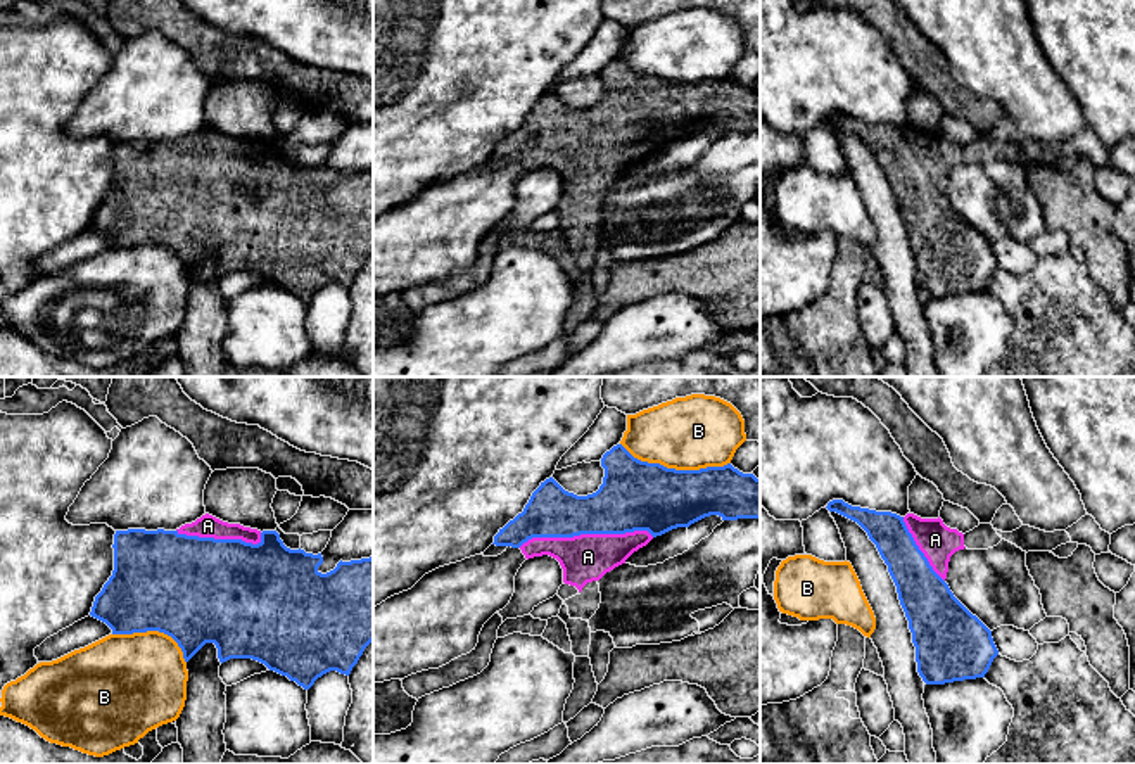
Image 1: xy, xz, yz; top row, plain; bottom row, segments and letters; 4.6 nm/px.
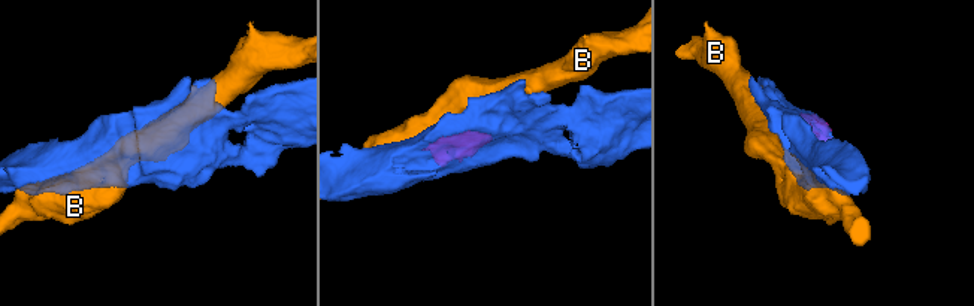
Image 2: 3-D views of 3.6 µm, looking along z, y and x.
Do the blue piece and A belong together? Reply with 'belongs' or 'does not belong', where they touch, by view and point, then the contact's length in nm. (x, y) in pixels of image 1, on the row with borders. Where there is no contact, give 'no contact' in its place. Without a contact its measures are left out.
belongs; contact xz (586, 533); length 650 nm

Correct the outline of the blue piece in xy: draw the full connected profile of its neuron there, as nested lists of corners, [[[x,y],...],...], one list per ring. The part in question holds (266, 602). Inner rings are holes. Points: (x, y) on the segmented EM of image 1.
[[[209,513],[202,515],[192,524],[181,525],[176,531],[116,531],[112,548],[114,570],[109,581],[104,584],[102,591],[95,596],[90,615],[105,622],[112,629],[112,634],[133,634],[147,631],[164,633],[178,643],[185,662],[188,662],[206,643],[214,643],[221,664],[230,659],[252,659],[264,664],[269,671],[287,676],[304,690],[309,690],[318,678],[330,671],[349,676],[365,648],[373,641],[373,557],[351,562],[340,560],[333,570],[321,574],[318,570],[318,567],[323,563],[321,553],[313,555],[301,548],[290,550],[283,544],[276,531],[261,532],[240,524],[223,522]]]

